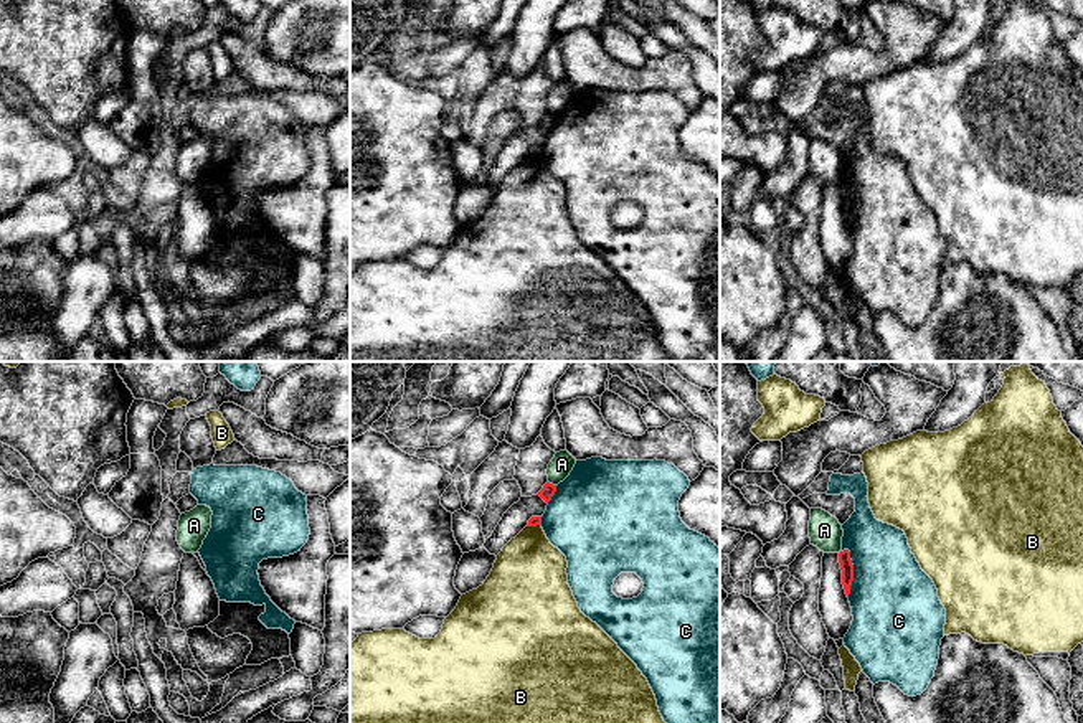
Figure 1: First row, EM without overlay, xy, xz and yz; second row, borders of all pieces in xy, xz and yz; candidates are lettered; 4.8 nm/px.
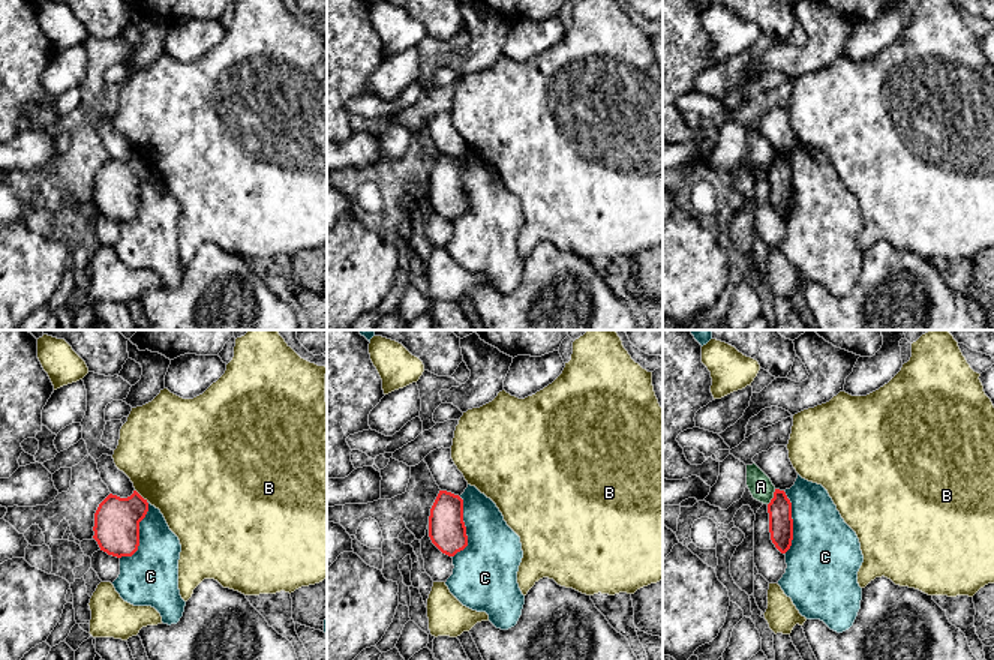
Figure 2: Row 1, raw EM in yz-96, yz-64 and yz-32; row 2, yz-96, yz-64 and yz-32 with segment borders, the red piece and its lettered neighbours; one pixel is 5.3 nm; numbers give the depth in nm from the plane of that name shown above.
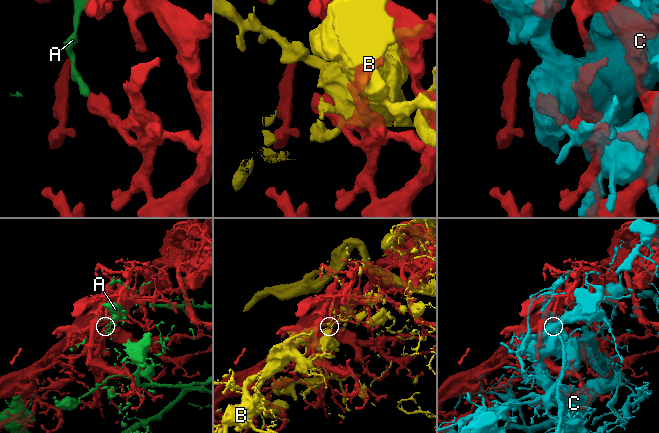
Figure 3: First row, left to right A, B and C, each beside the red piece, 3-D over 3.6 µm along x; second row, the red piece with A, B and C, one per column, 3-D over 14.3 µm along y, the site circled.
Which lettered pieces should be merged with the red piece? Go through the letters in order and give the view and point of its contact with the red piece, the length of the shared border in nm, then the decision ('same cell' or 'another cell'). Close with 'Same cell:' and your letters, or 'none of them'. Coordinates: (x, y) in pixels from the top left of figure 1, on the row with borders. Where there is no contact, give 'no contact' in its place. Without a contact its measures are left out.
A: xz (552, 484) | 50 nm | another cell
B: xz (534, 525) | 70 nm | another cell
C: yz (852, 571) | 240 nm | another cell
Same cell: none of them

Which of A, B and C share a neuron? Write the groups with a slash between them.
A / B / C

